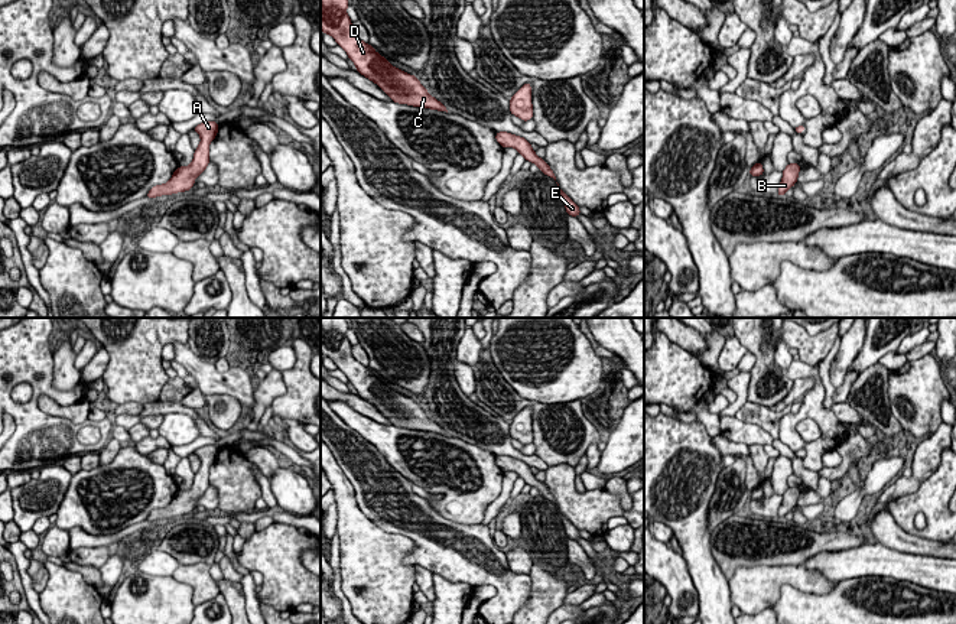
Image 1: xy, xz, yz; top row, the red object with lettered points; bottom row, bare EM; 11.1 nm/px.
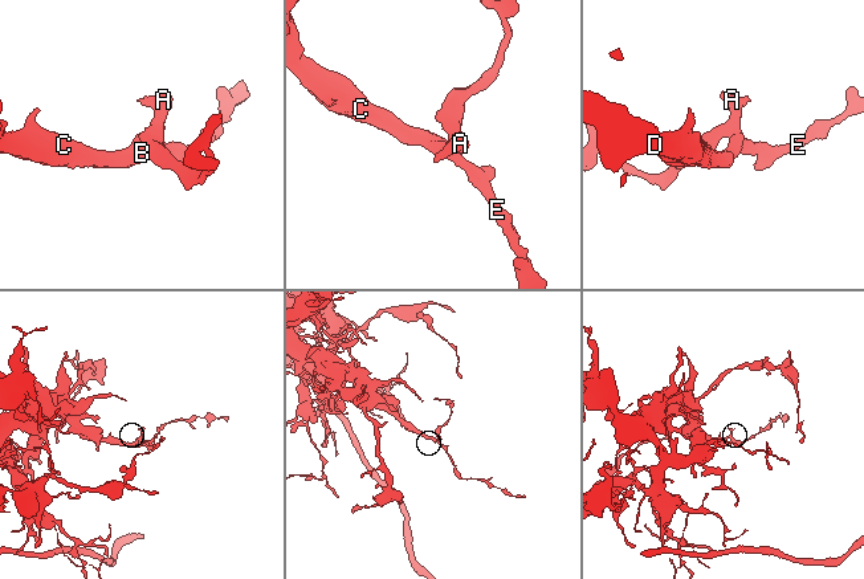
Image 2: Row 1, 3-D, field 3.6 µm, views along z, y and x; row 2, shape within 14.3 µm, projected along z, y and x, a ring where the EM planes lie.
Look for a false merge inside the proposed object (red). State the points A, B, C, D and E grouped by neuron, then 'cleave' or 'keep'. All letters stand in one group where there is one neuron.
A B C D E; keep

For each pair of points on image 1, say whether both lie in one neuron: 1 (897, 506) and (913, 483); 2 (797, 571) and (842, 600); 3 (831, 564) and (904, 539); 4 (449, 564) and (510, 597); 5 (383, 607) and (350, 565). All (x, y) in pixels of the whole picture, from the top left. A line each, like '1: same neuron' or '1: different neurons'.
1: different neurons
2: different neurons
3: different neurons
4: same neuron
5: same neuron

